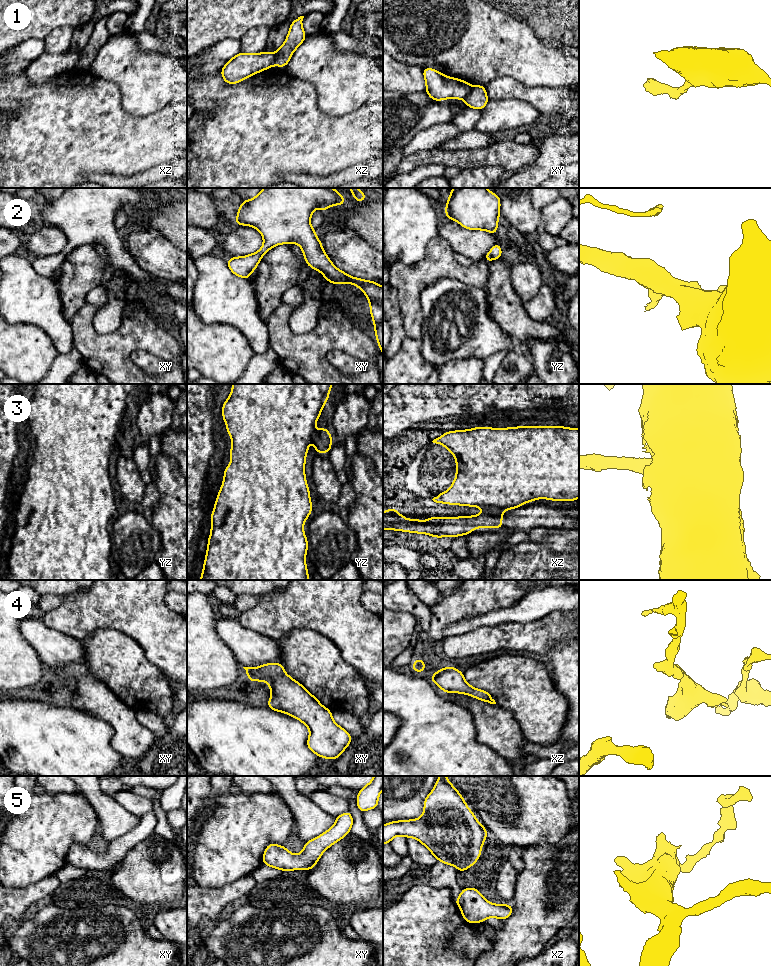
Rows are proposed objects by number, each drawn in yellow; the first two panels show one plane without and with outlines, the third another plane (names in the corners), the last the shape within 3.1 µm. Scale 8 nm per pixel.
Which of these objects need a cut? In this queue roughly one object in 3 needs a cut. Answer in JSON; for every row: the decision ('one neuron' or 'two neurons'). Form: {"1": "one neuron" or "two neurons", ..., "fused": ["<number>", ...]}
{"1": "two neurons", "2": "one neuron", "3": "two neurons", "4": "one neuron", "5": "one neuron", "fused": ["1", "3"]}

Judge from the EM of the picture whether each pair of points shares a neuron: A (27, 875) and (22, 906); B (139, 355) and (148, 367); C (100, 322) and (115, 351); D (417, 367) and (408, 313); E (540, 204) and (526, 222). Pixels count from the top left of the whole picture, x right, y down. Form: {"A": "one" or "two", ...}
{"A": "two", "B": "one", "C": "two", "D": "two", "E": "two"}

